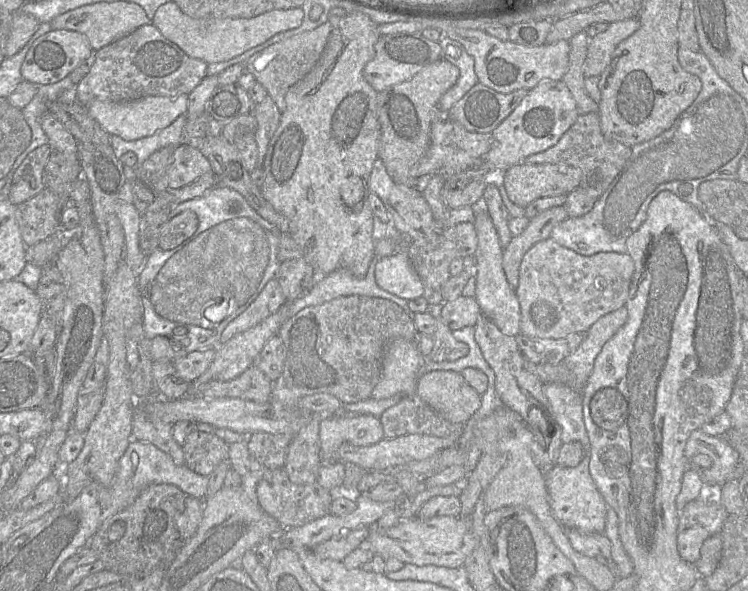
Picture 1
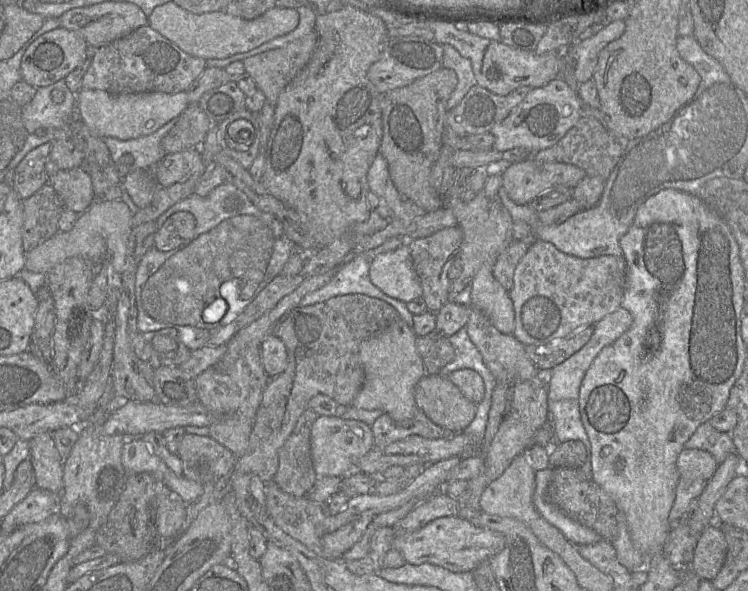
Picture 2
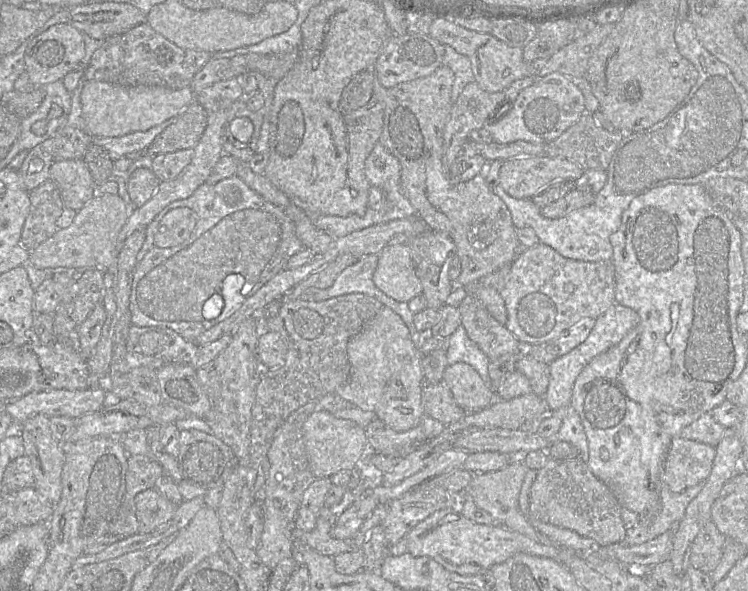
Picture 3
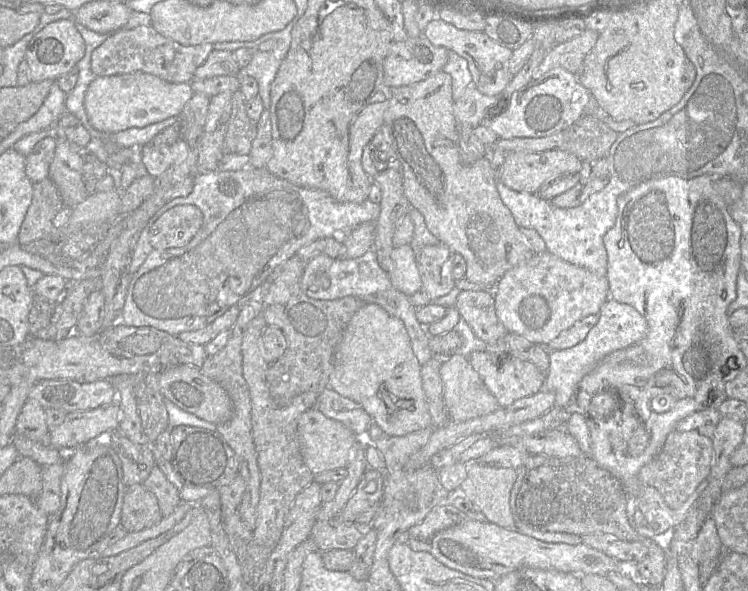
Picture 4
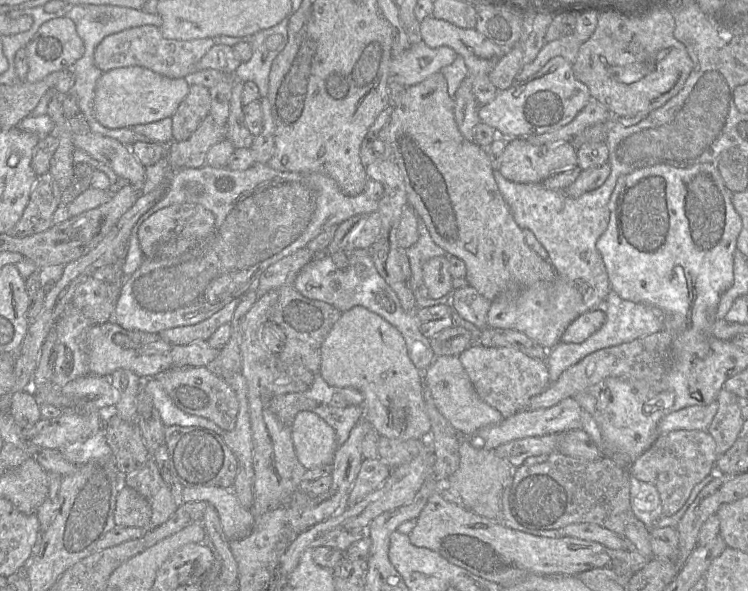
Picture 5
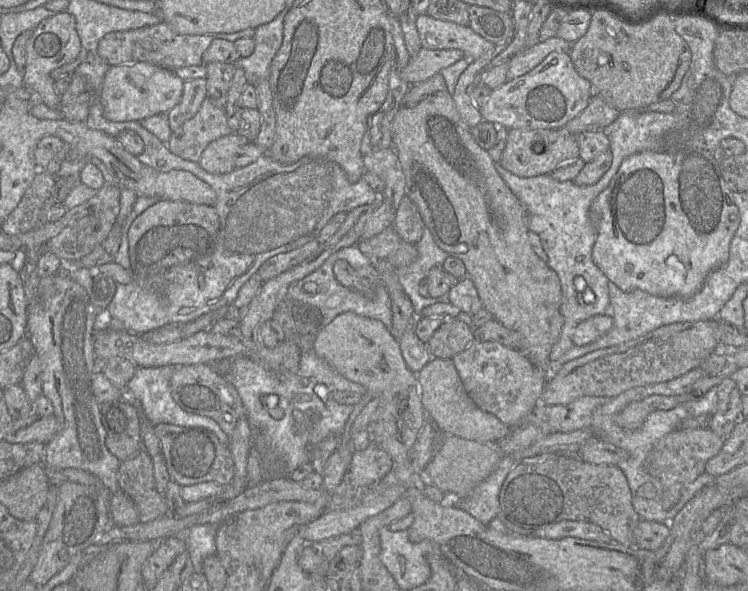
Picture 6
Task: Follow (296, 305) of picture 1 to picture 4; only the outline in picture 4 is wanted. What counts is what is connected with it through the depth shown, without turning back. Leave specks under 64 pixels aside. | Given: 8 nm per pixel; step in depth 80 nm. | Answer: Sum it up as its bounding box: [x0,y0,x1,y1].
[300,249,434,366]

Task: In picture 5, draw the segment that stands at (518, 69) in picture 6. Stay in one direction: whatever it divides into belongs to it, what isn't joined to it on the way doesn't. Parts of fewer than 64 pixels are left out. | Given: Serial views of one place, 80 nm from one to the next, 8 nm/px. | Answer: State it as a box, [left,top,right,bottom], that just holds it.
[515,34,581,81]

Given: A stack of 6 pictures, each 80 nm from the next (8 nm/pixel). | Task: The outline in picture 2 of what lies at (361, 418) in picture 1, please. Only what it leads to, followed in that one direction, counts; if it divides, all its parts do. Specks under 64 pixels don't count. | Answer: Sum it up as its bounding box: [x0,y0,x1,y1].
[311,415,373,478]

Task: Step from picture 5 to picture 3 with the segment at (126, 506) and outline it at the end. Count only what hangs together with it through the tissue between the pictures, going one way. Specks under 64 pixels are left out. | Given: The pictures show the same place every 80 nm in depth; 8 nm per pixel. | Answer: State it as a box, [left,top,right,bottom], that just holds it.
[134,488,176,533]

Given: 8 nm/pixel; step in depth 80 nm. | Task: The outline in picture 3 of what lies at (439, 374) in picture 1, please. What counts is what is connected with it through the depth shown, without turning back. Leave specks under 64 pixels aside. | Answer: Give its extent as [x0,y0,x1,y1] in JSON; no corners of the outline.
[422,380,466,425]

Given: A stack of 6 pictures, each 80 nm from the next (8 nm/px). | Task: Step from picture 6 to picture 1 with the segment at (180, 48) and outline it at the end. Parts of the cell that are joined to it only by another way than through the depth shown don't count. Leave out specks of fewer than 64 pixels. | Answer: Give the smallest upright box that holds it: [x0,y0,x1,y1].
[77,23,207,105]

